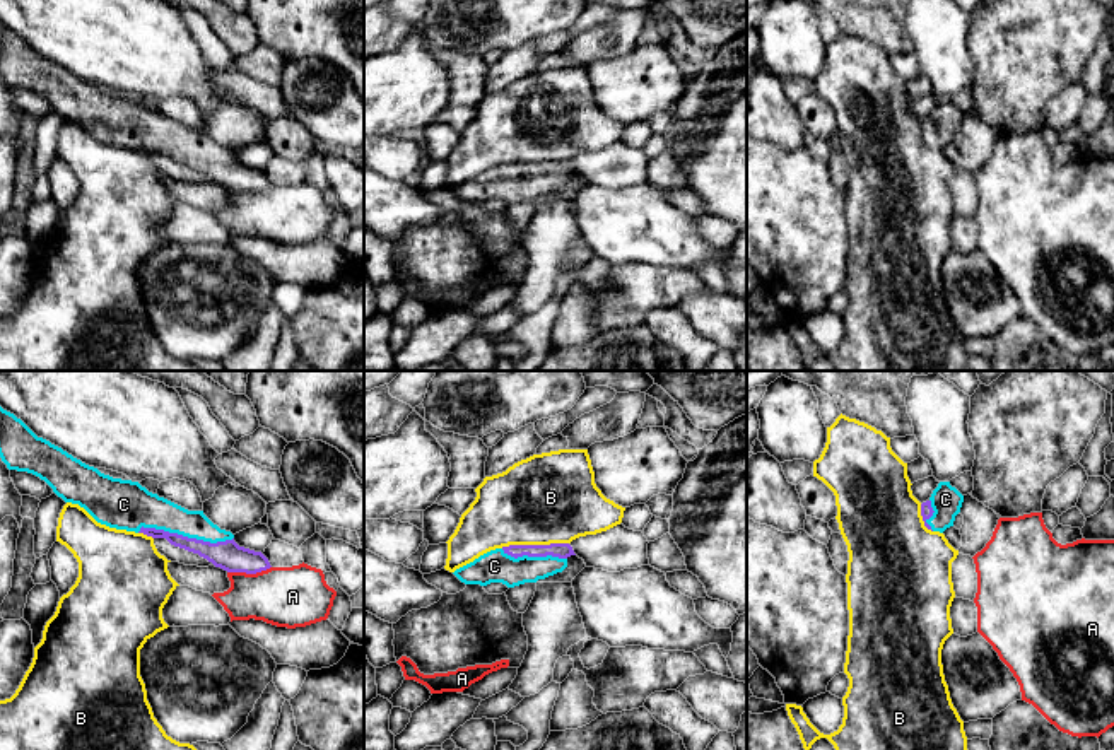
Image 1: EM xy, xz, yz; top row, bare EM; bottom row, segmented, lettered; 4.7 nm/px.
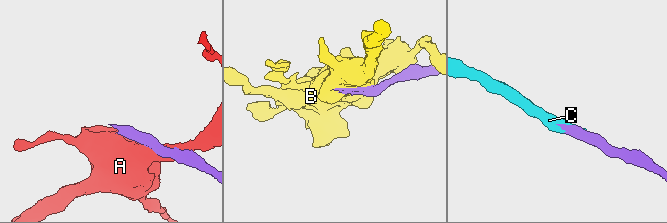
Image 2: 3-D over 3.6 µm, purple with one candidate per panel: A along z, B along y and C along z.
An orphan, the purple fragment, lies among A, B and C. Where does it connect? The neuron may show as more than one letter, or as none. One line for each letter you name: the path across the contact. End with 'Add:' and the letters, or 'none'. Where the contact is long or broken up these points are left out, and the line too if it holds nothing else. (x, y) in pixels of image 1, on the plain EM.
Add: C

